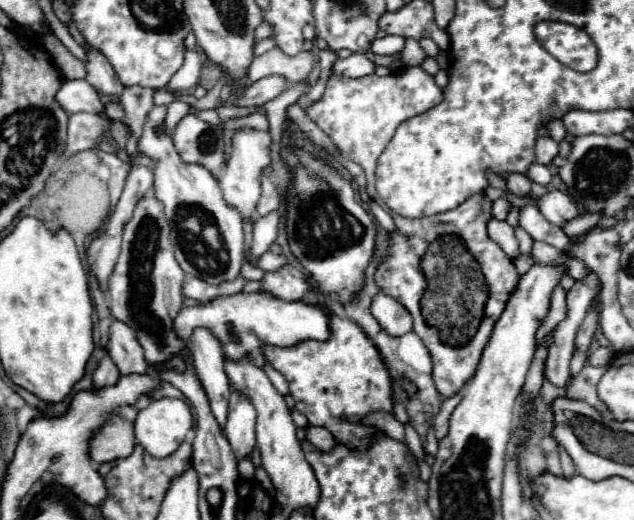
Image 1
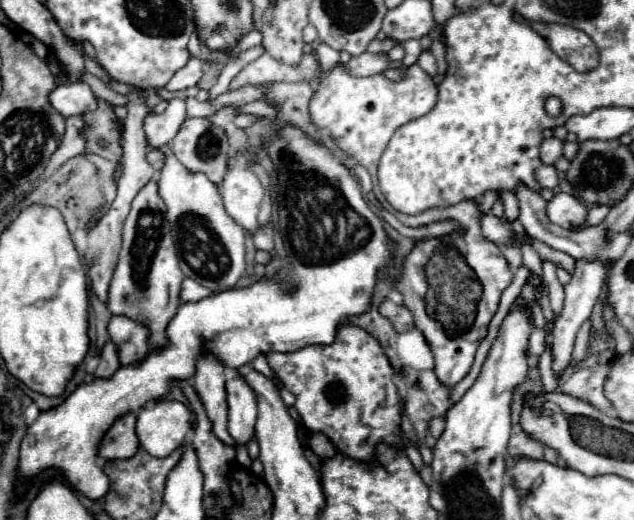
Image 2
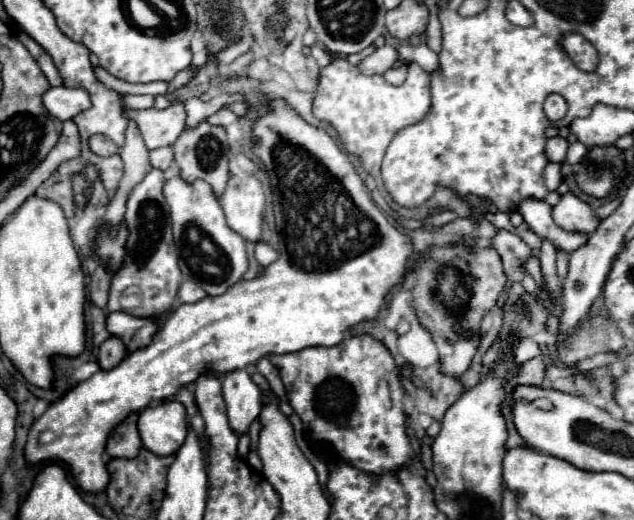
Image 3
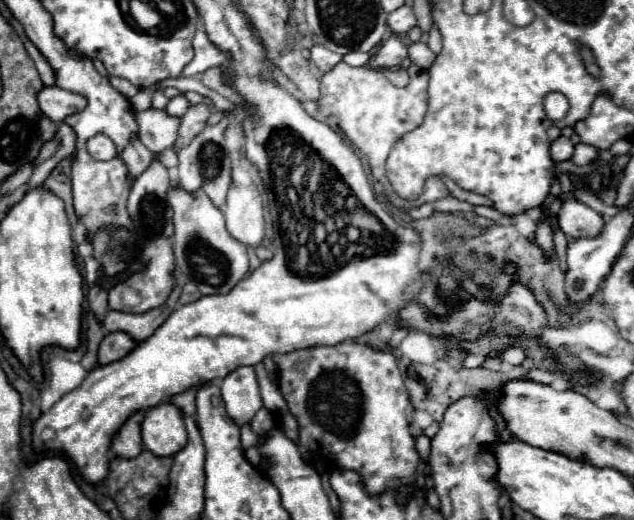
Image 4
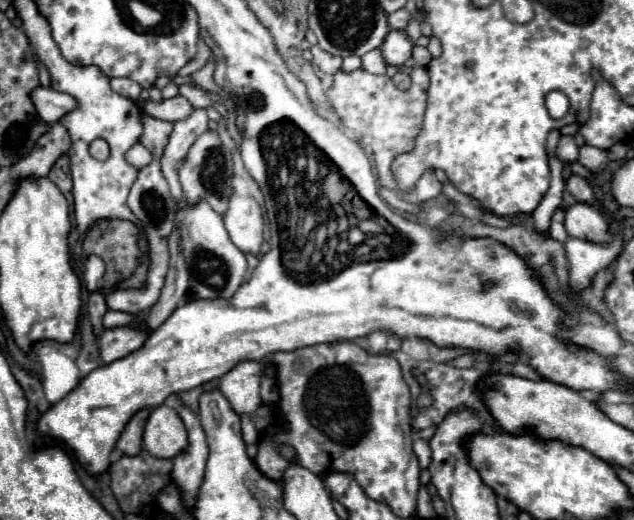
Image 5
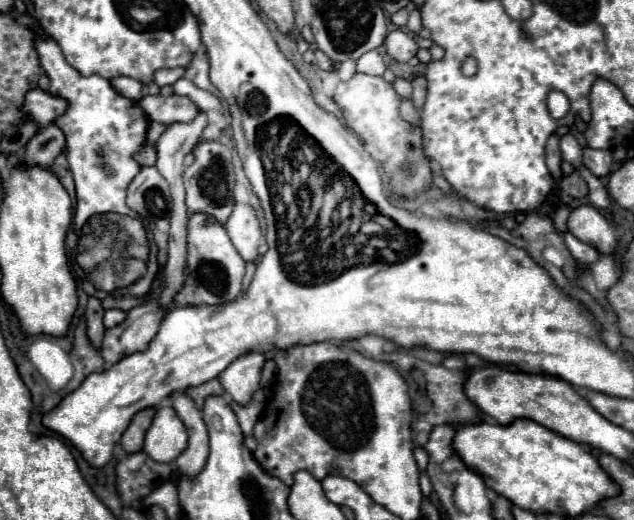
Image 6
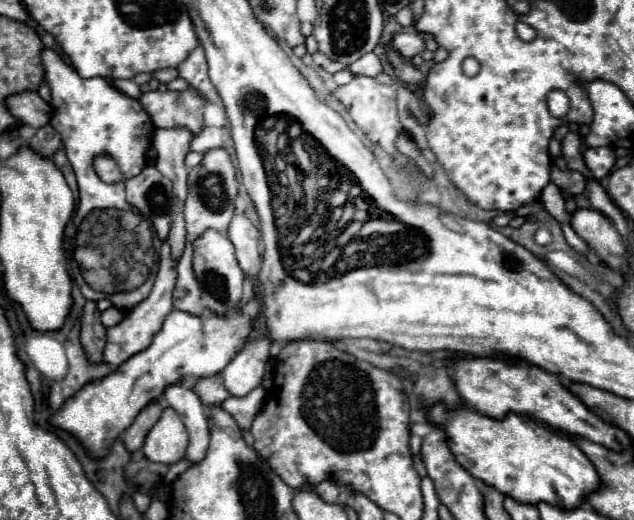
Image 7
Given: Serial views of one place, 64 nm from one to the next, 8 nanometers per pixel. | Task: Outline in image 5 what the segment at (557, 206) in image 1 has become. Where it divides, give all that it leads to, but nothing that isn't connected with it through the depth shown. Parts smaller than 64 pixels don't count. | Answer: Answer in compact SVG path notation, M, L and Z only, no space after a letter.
M590 204L570 206L566 210L564 226L566 226L568 236L572 236L572 238L588 240L594 244L608 244L608 240L612 240L610 224L602 216L602 212L598 212Z

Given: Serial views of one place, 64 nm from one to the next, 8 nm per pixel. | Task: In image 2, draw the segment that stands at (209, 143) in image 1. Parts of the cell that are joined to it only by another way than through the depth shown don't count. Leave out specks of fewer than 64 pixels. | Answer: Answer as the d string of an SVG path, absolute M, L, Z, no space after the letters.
M190 118L182 124L180 132L176 134L176 138L170 144L170 150L188 168L188 172L204 172L216 186L222 184L222 180L228 172L228 164L226 164L228 140L226 140L226 134L222 128L212 126L206 118Z

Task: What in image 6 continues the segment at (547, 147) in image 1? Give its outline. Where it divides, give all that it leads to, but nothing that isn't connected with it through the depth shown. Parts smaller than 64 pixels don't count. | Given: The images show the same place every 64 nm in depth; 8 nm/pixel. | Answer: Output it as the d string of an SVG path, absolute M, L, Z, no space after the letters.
M566 134L560 138L560 150L562 150L562 158L566 162L570 162L576 170L582 168L582 146L578 144L578 140L572 134Z

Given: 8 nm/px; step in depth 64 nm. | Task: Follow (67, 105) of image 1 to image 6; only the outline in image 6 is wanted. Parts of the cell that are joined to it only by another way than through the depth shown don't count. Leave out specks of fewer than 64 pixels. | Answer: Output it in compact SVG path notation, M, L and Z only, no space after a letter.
M34 88L24 96L24 112L28 112L28 116L32 116L40 128L52 124L60 114L64 114L64 110L66 102L62 98L42 92L40 88Z

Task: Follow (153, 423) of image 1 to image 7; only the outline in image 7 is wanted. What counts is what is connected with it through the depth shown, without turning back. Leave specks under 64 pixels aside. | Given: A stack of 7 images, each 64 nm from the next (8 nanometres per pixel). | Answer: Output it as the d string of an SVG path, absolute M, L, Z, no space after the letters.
M166 408L162 418L152 426L142 446L142 452L148 460L160 464L176 464L186 456L188 432L180 420L180 414L174 408Z

